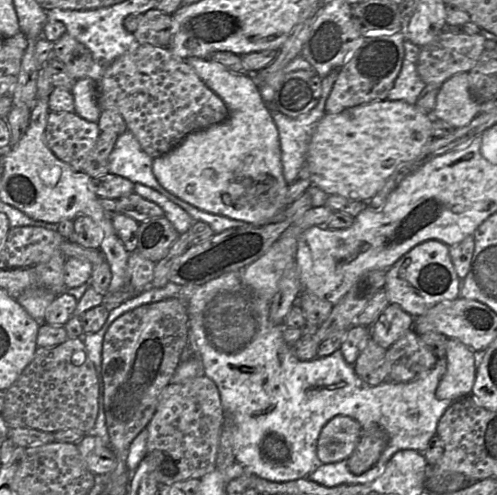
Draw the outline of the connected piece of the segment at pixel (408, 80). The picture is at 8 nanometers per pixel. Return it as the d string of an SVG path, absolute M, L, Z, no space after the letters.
M410 40L404 41L404 59L401 70L386 100L402 100L415 105L426 83L417 71L420 47Z

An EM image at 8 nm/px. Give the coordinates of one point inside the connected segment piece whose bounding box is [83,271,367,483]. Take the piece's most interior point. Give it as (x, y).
(278, 404)

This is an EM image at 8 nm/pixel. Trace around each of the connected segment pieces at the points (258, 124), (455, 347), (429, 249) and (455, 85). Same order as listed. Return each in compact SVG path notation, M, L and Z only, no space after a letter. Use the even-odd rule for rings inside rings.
M188 57L185 62L224 101L229 115L218 124L189 133L168 153L154 158L152 172L155 178L166 190L203 211L249 224L268 222L287 206L288 184L282 173L278 130L254 78L246 73L233 73L207 58Z
M447 338L447 367L435 392L438 400L453 402L471 395L478 354L455 339Z
M427 240L414 246L385 270L384 289L389 303L398 305L415 318L439 302L461 297L461 281L451 261L449 247L438 240Z
M461 72L440 86L432 116L461 128L480 113L480 105L470 94L469 73Z

